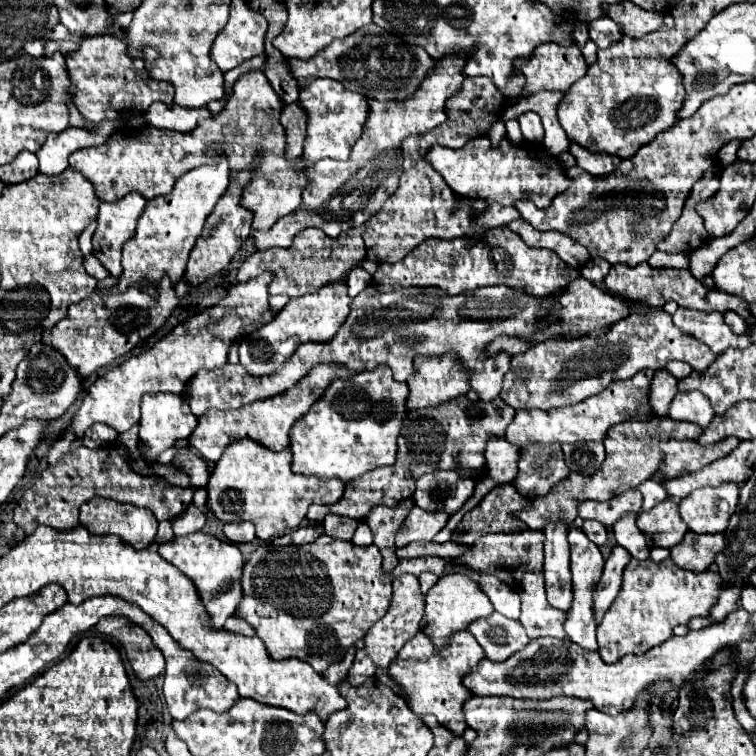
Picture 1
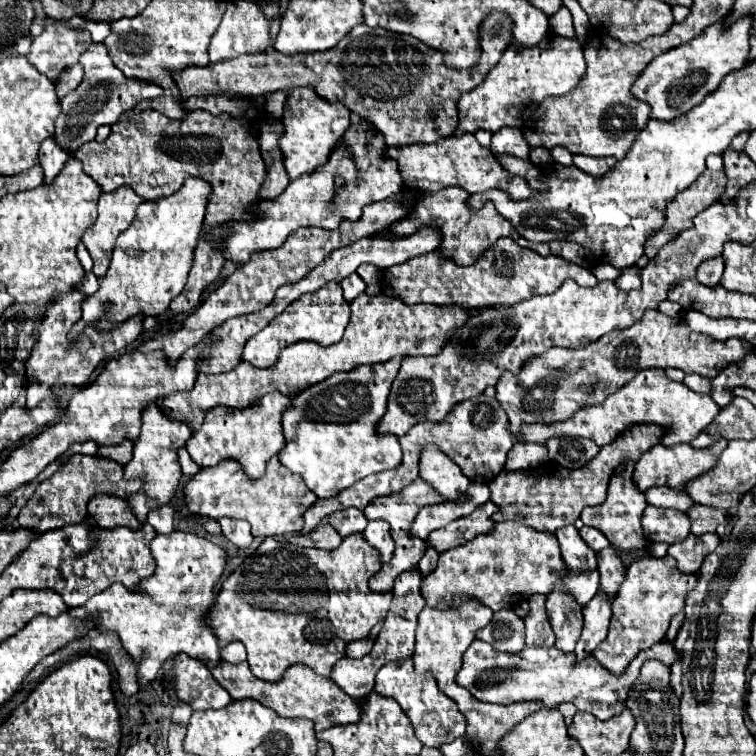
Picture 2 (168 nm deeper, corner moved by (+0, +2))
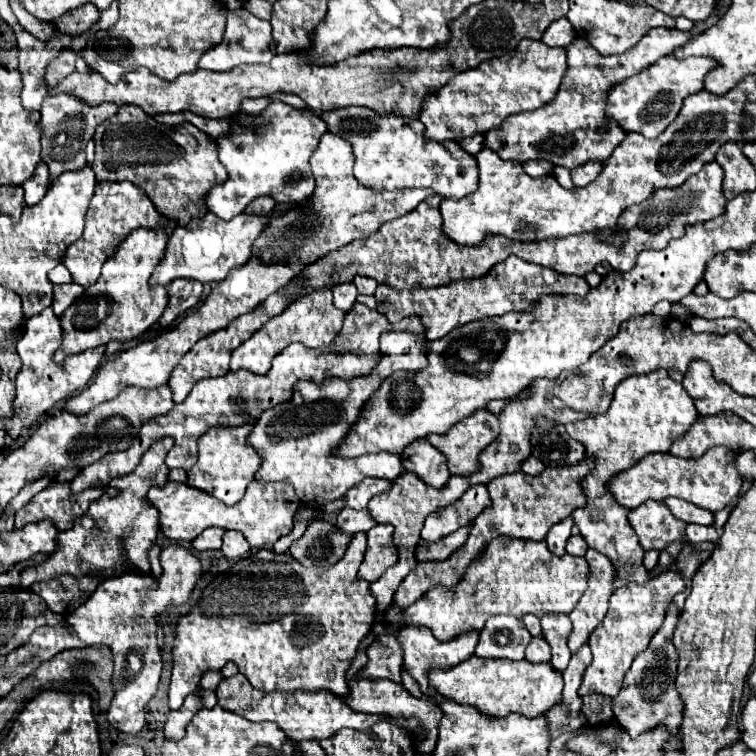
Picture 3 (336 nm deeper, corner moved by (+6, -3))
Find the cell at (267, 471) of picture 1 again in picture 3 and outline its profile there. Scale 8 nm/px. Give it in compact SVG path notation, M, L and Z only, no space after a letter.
M170 480L164 486L152 486L144 500L158 510L158 526L170 540L192 542L206 528L218 526L224 530L242 532L252 548L272 546L278 538L286 536L292 530L294 514L300 508L300 500L288 484L258 484L256 480L248 484L244 498L234 506L226 506L206 492L198 492L196 488Z

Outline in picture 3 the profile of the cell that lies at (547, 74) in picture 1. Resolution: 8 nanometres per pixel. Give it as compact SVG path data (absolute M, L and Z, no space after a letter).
M526 38L514 48L514 52L500 56L500 58L484 60L476 68L464 70L464 72L456 74L454 78L450 78L438 92L426 96L422 102L418 120L424 122L424 126L426 126L424 134L426 134L426 138L432 138L432 140L460 140L460 138L468 138L474 134L486 134L490 128L496 128L498 124L502 124L502 120L506 116L534 110L534 108L540 108L542 104L548 104L550 100L554 100L554 96L558 92L558 84L562 82L564 74L566 74L564 48L550 48L540 40Z

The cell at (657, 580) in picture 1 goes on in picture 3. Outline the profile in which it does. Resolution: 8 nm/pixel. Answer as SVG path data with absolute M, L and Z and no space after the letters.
M666 570L654 578L650 578L650 584L636 586L628 584L626 588L618 588L610 596L610 606L606 620L590 634L590 650L592 650L592 664L584 672L584 680L580 686L580 692L598 692L604 696L616 696L622 688L622 678L628 672L634 656L642 650L646 650L646 644L650 642L650 636L662 626L666 608L678 592L684 592L686 584L680 574Z

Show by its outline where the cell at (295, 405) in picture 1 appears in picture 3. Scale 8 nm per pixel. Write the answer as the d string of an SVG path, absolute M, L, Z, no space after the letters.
M246 424L244 428L212 428L198 440L198 464L188 472L186 484L198 488L202 492L210 492L210 496L222 500L226 506L234 506L242 496L246 486L254 480L258 472L258 464L262 458L254 454L254 448L246 448L246 436L254 424Z

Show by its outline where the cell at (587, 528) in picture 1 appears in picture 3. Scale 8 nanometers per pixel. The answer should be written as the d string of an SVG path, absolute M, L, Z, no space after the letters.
M570 536L566 544L566 552L572 556L584 556L588 550L588 544L582 540L582 536Z

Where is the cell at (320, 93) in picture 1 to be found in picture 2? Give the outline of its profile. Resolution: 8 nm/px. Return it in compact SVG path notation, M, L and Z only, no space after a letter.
M294 87L284 103L284 139L280 139L280 147L284 151L284 163L288 165L290 179L296 179L304 173L312 173L318 165L324 165L338 145L338 139L344 135L350 123L350 111L340 101L322 99L314 87Z

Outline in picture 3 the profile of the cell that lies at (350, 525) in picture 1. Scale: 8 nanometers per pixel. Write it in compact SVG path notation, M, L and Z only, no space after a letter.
M344 508L338 514L338 522L336 526L348 534L358 534L358 532L368 532L370 528L374 528L378 522L374 522L374 518L370 516L368 510L354 510L354 508Z

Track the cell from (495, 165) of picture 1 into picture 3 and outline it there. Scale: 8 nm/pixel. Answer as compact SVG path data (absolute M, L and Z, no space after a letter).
M346 106L346 108L338 108L334 112L320 112L318 114L324 122L328 132L346 138L352 144L354 150L354 176L360 184L368 186L368 188L390 188L390 190L398 190L398 188L430 188L436 194L440 194L442 198L462 198L466 196L466 192L474 192L474 188L478 188L478 166L476 166L476 158L472 154L468 154L466 150L462 150L454 140L444 140L444 142L436 142L436 140L426 140L424 138L424 130L422 130L422 122L420 120L412 120L406 116L394 116L394 114L380 114L374 112L370 108L362 108L362 106Z

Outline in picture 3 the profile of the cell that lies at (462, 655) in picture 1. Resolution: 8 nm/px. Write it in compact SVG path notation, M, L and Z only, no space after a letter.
M357 650L356 658L350 662L350 668L346 672L346 682L348 682L348 696L344 698L346 706L356 710L356 712L368 712L368 714L388 714L394 718L418 718L420 726L424 730L424 740L416 746L416 752L422 754L430 754L434 750L436 744L436 734L438 734L438 720L442 720L442 710L436 704L430 704L428 700L418 700L414 696L410 696L406 692L406 688L402 688L402 684L390 682L390 680L380 680L380 678L362 678L358 676L360 668L364 668L368 657L366 651Z

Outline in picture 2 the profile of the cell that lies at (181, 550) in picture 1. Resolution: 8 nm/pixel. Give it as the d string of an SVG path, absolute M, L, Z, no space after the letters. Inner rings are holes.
M184 531L156 535L150 549L156 559L156 573L144 579L138 591L128 591L124 585L114 583L88 599L86 605L70 611L78 619L98 619L100 631L116 631L120 635L124 649L138 661L140 687L150 683L160 665L180 651L208 663L208 667L220 661L218 639L206 619L218 599L216 585L224 575L228 559L226 551L210 539ZM140 593L150 597L142 597Z

